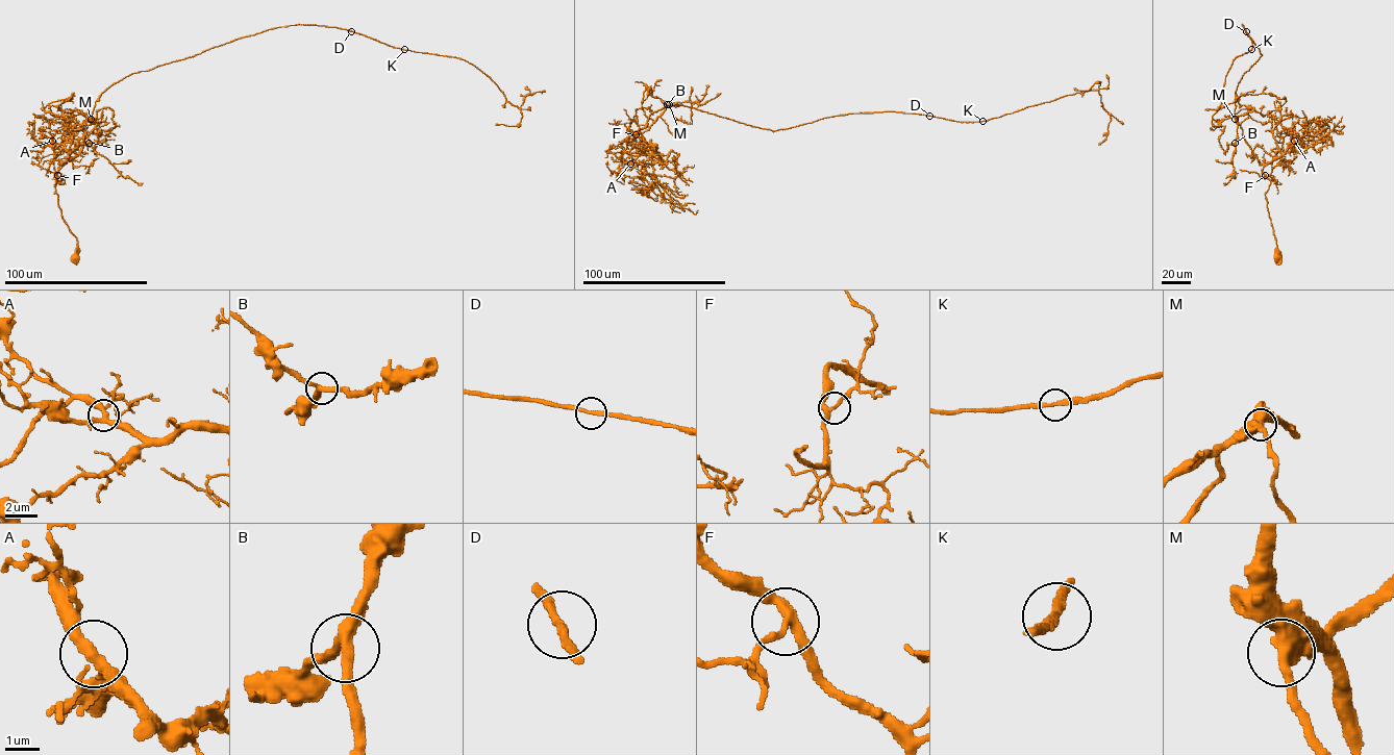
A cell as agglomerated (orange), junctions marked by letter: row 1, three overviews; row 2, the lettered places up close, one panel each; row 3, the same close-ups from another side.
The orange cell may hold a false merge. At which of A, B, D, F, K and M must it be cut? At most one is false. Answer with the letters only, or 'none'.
none

